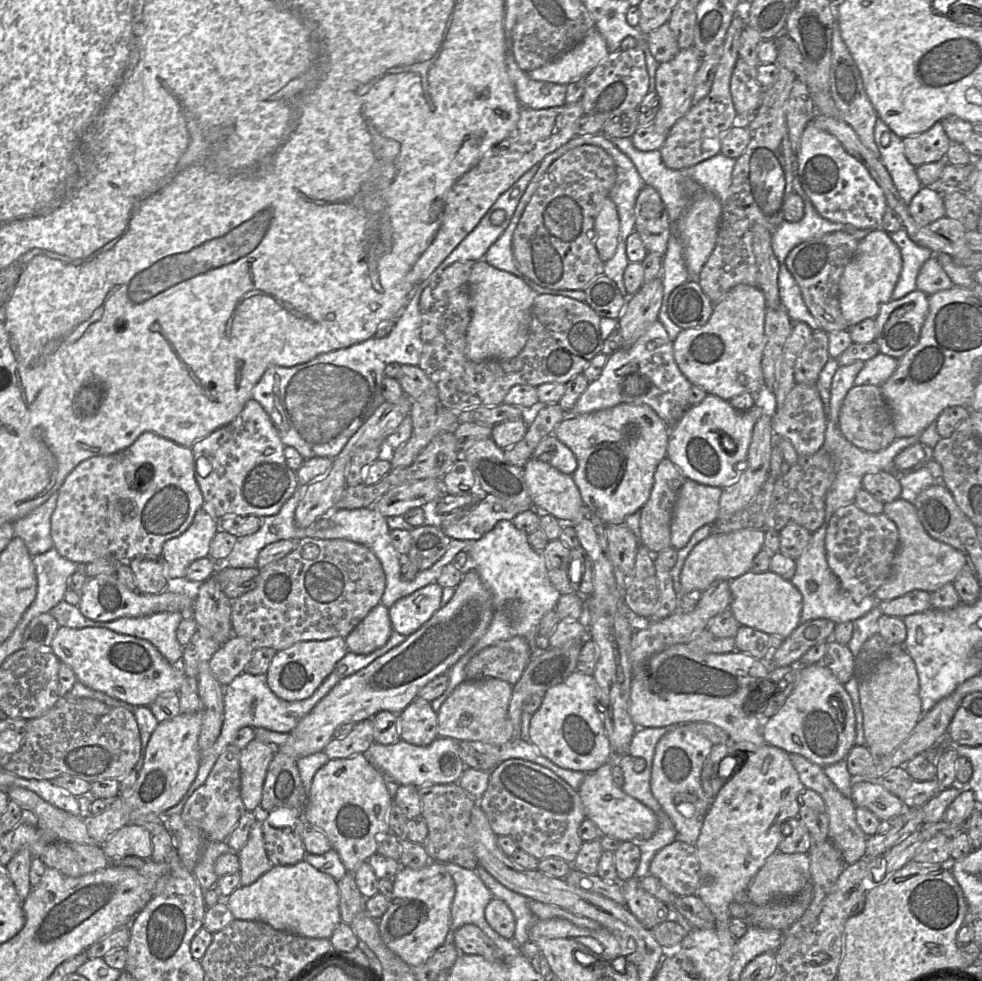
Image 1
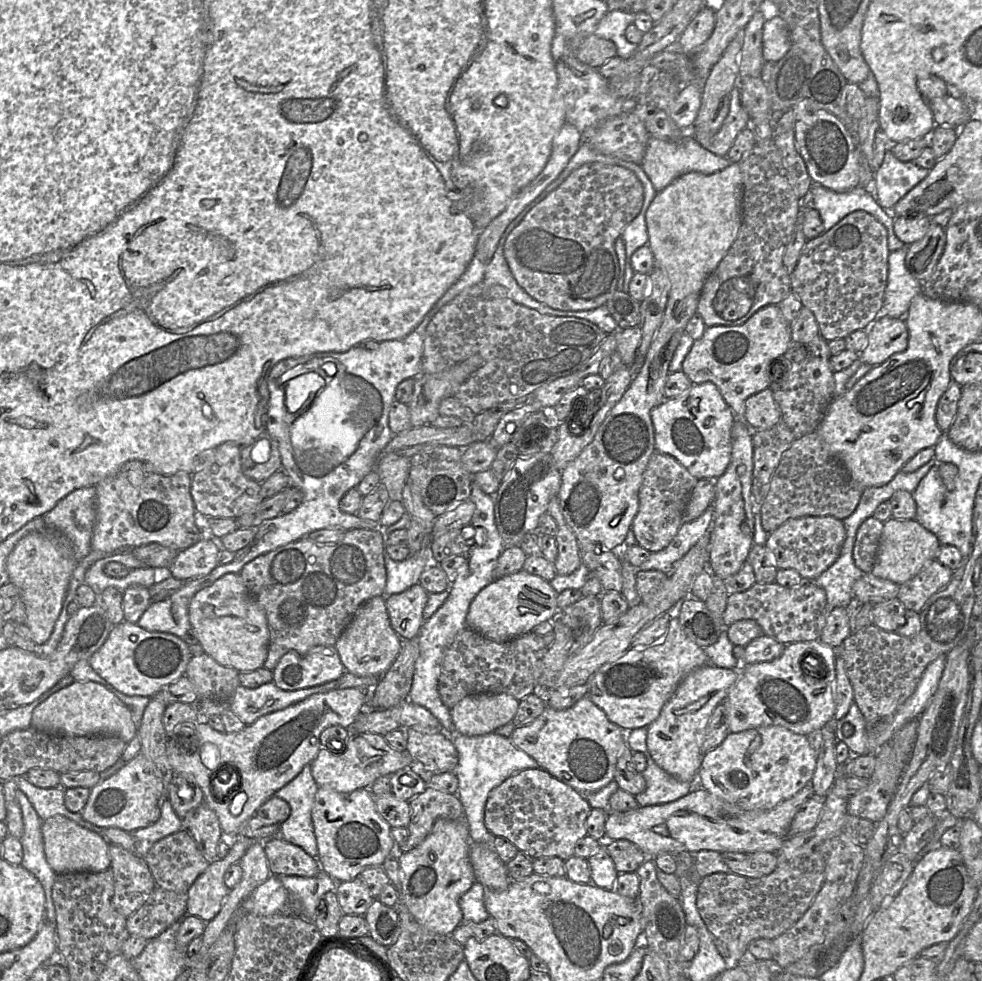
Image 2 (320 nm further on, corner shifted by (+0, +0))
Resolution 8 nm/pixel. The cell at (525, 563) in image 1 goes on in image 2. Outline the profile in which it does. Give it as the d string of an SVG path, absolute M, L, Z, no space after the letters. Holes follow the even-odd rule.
M472 482L469 500L476 506L470 524L474 528L481 527L485 530L486 541L482 545L472 546L467 555L468 573L450 585L449 595L444 604L421 626L416 638L420 653L415 662L412 686L408 694L410 702L424 707L439 721L442 731L449 738L457 735L458 731L453 724L450 709L443 704L438 692L441 661L445 650L452 644L457 634L467 627L466 617L472 601L480 591L494 581L494 569L499 556L505 549L495 522L494 496L486 494Z

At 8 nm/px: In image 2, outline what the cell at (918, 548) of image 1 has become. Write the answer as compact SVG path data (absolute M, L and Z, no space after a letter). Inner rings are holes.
M890 518L884 523L871 573L900 586L917 575L930 561L937 559L940 547L937 537L918 521Z

